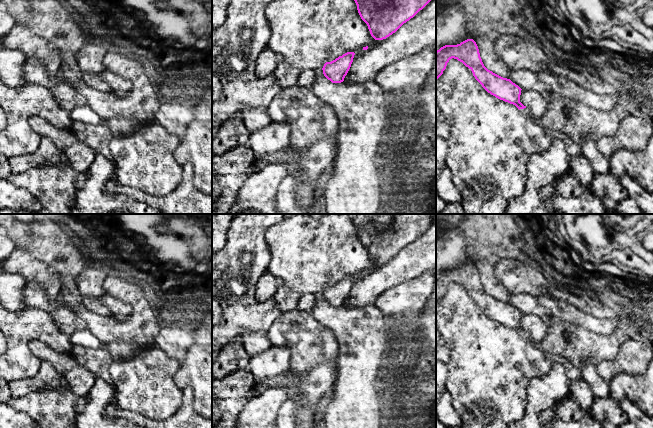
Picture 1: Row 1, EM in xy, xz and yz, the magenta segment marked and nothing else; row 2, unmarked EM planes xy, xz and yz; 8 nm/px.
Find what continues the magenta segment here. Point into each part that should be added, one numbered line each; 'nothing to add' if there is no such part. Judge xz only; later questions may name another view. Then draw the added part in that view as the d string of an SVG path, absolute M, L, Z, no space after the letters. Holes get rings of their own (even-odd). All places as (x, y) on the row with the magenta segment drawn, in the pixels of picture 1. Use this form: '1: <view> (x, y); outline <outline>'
nothing to add

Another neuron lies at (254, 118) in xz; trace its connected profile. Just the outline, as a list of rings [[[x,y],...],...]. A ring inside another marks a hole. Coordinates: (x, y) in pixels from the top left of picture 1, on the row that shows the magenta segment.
[[[245,107],[240,115],[243,118],[243,123],[250,131],[265,128],[273,122],[268,114],[267,107]]]

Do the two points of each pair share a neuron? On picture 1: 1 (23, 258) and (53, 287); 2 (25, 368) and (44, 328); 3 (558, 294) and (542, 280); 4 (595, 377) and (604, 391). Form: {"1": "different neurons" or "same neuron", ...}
{"1": "same neuron", "2": "same neuron", "3": "different neurons", "4": "same neuron"}

